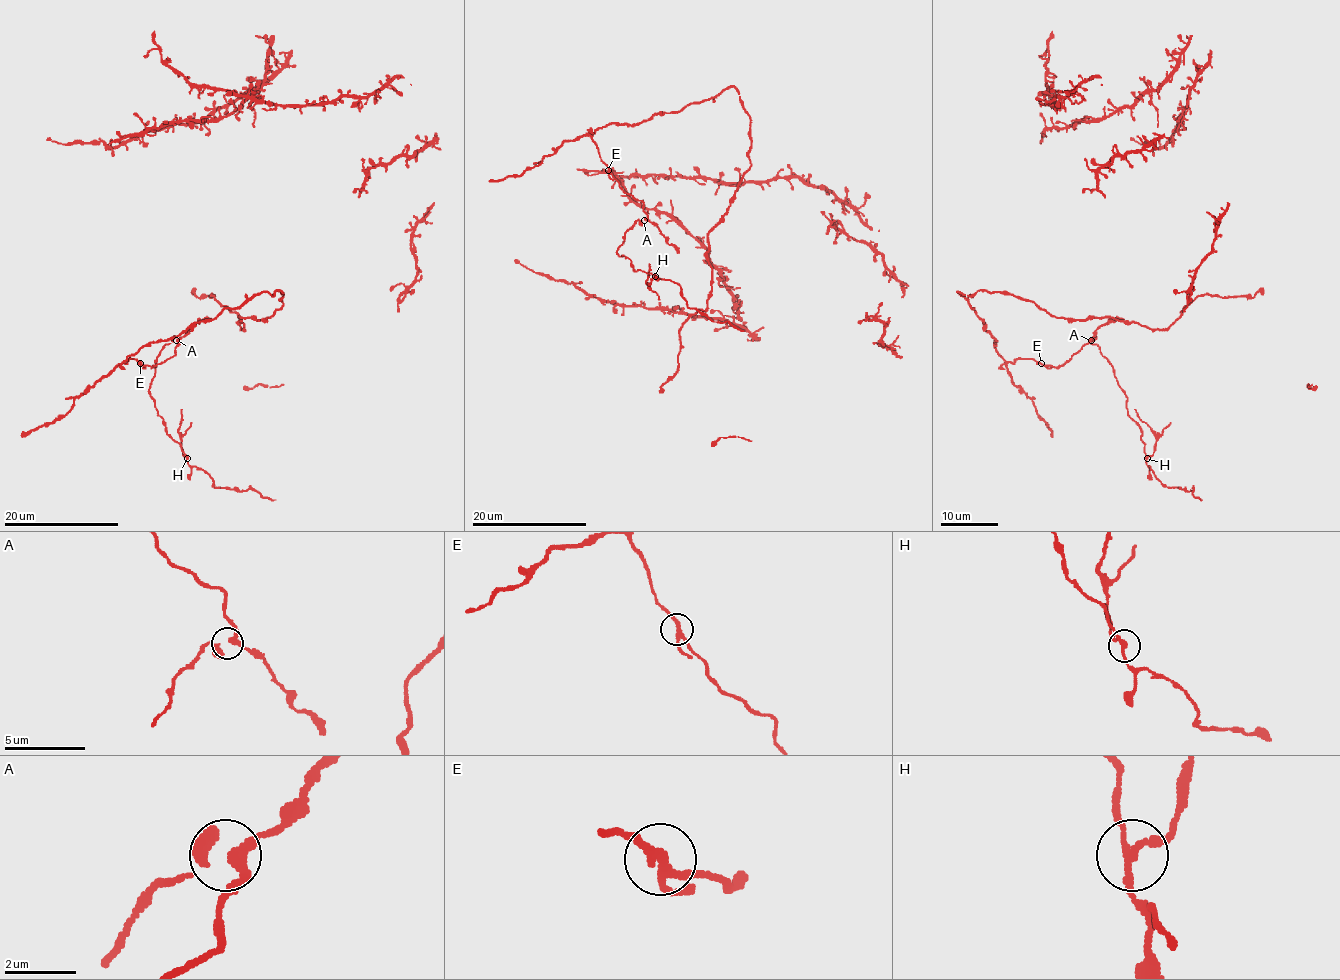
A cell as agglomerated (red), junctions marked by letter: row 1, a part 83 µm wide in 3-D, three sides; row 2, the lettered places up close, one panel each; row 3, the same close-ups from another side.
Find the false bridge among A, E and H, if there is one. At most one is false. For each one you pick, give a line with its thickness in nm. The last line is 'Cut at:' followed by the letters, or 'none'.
H: 160 nm
Cut at: H

